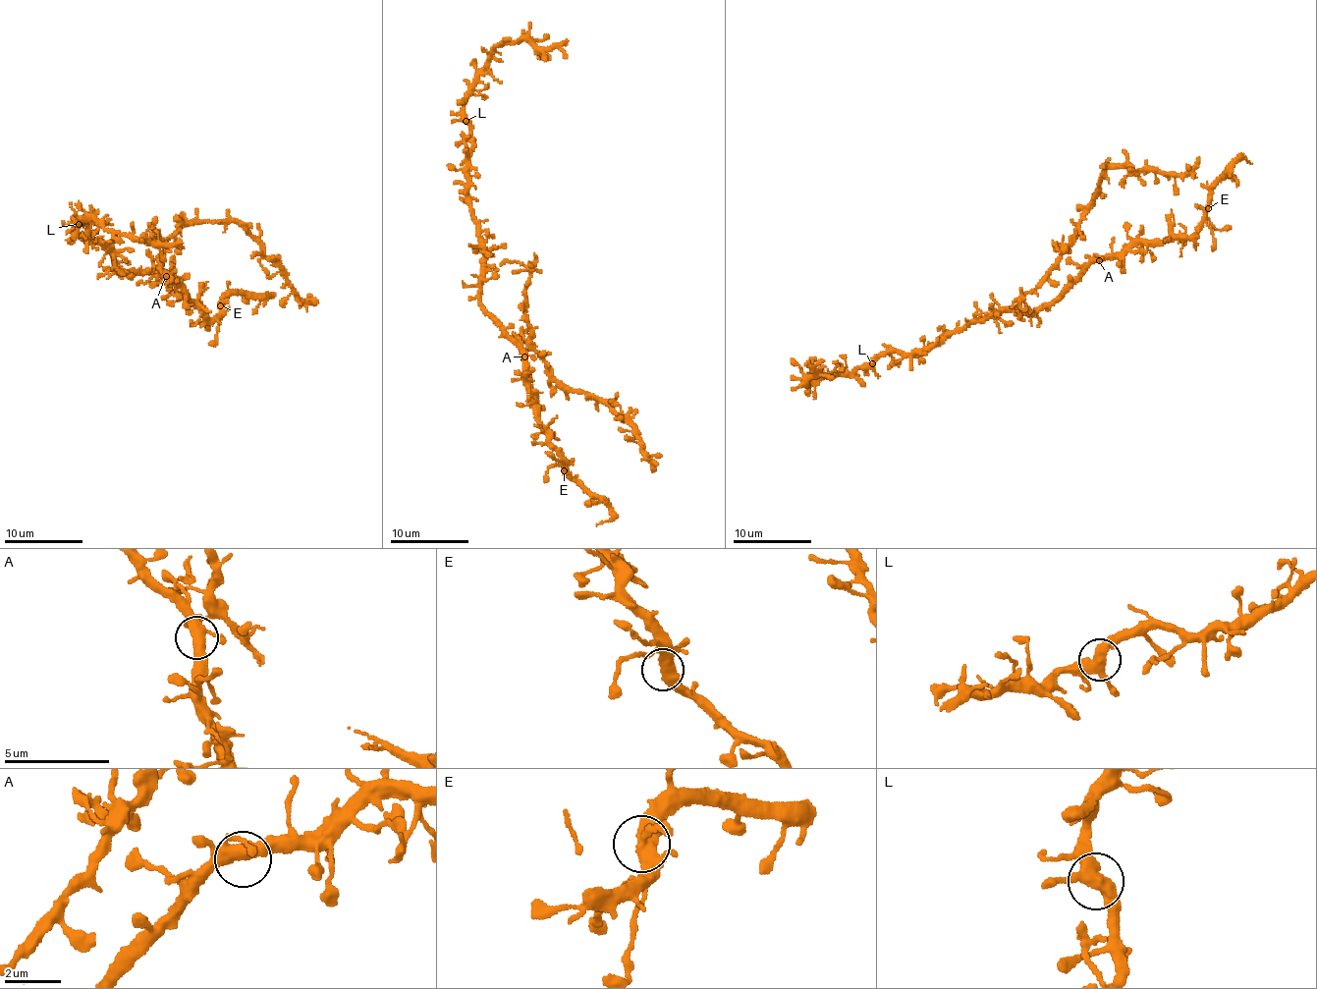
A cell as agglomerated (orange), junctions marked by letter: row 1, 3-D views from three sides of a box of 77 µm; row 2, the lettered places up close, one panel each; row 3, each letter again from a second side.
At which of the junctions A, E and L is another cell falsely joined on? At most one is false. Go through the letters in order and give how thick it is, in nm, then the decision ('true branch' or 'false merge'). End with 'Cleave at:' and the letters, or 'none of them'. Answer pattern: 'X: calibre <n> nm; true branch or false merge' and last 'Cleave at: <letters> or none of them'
A: calibre 400 nm; true branch
E: calibre 400 nm; true branch
L: calibre 400 nm; true branch
Cleave at: none of them

